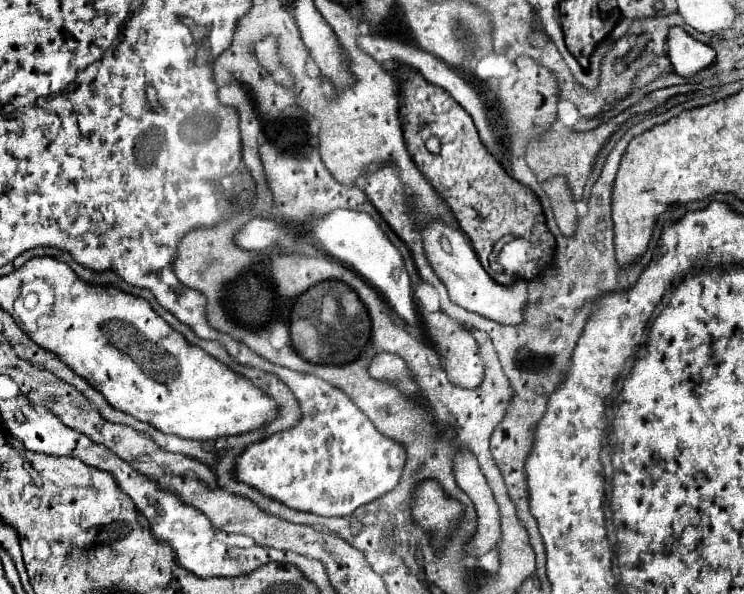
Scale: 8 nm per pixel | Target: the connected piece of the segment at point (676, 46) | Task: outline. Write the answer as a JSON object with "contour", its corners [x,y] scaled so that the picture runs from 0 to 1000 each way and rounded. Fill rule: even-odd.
{"contour":[[[911,44],[901,51],[895,77],[898,77],[895,91],[903,104],[903,114],[914,128],[927,128],[933,121],[941,121],[944,114],[954,111],[962,98],[960,81],[954,81],[941,67],[933,67],[925,54],[919,54]]]}

